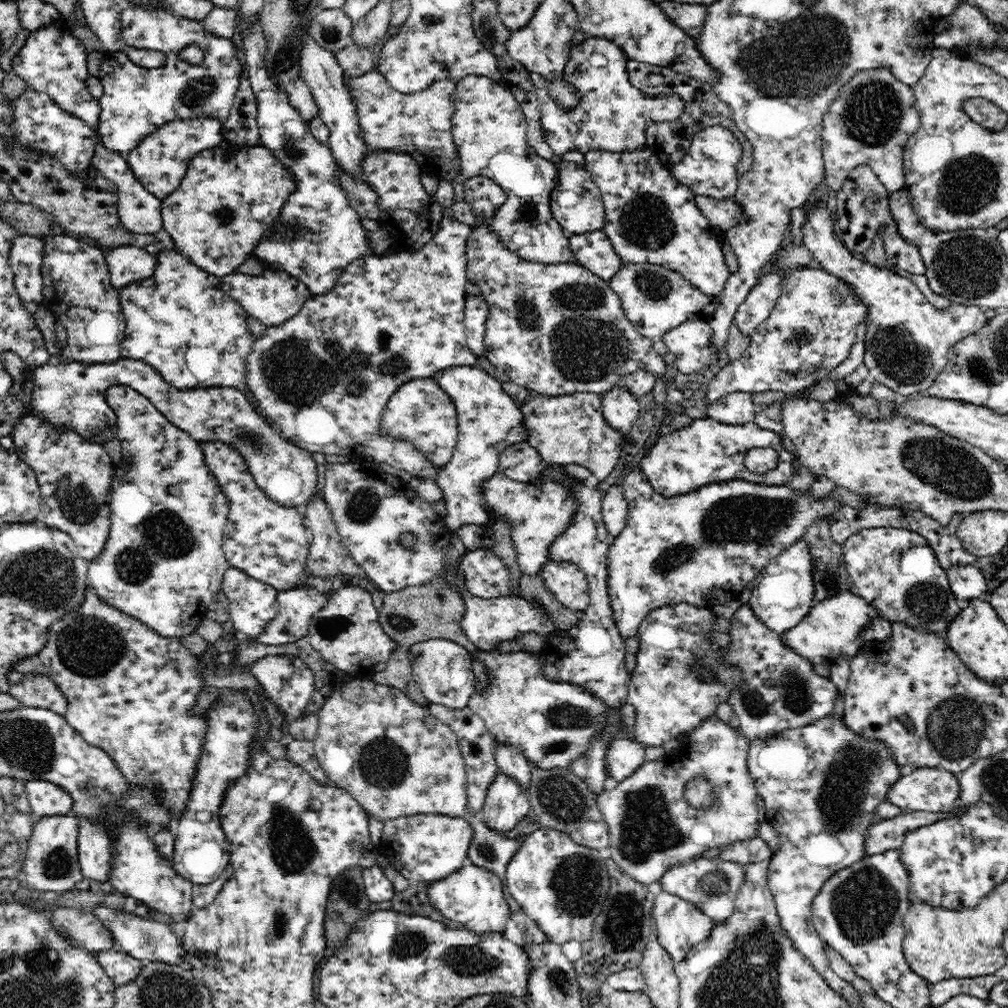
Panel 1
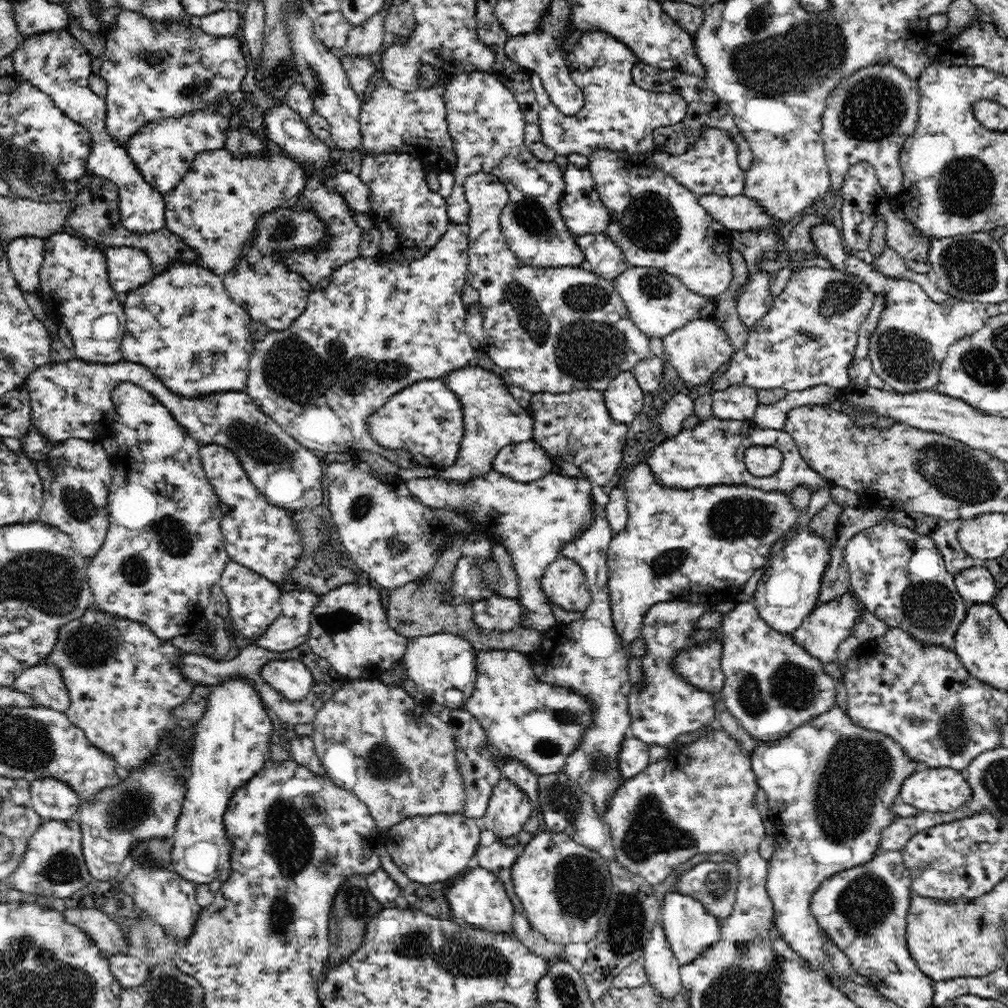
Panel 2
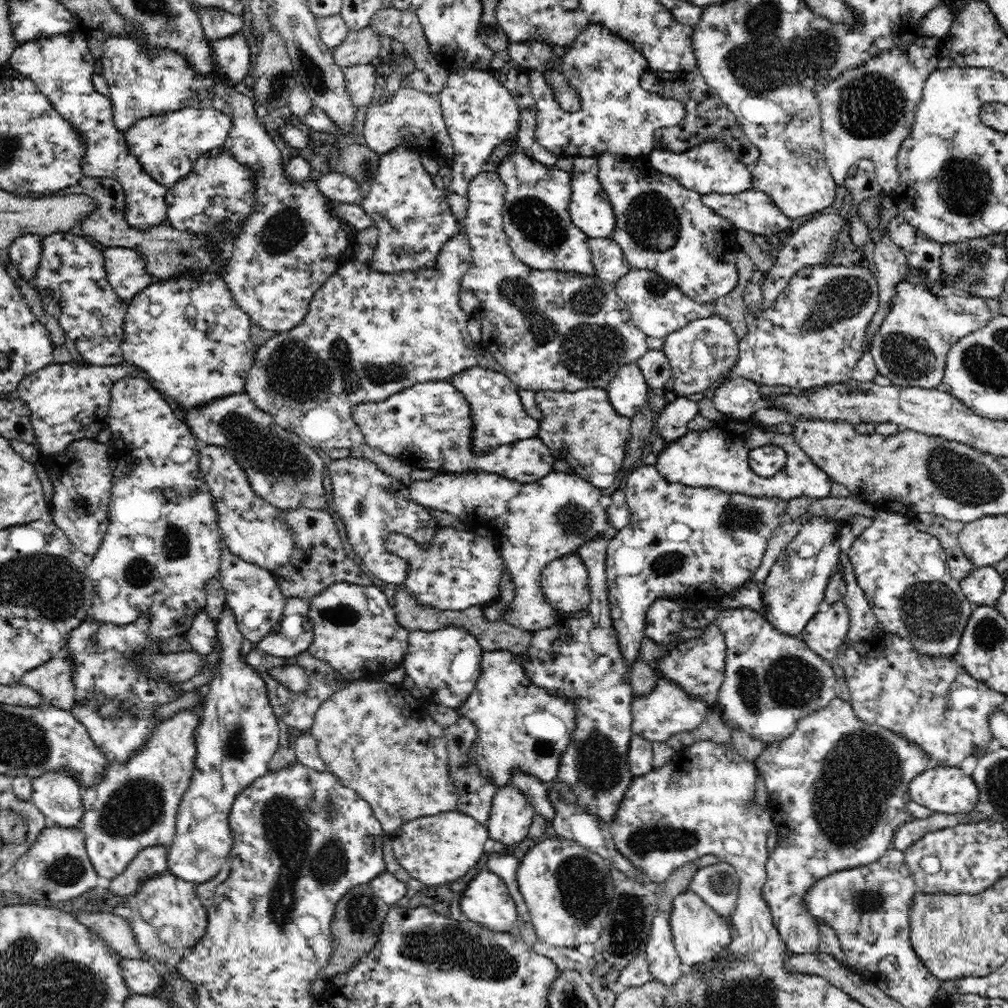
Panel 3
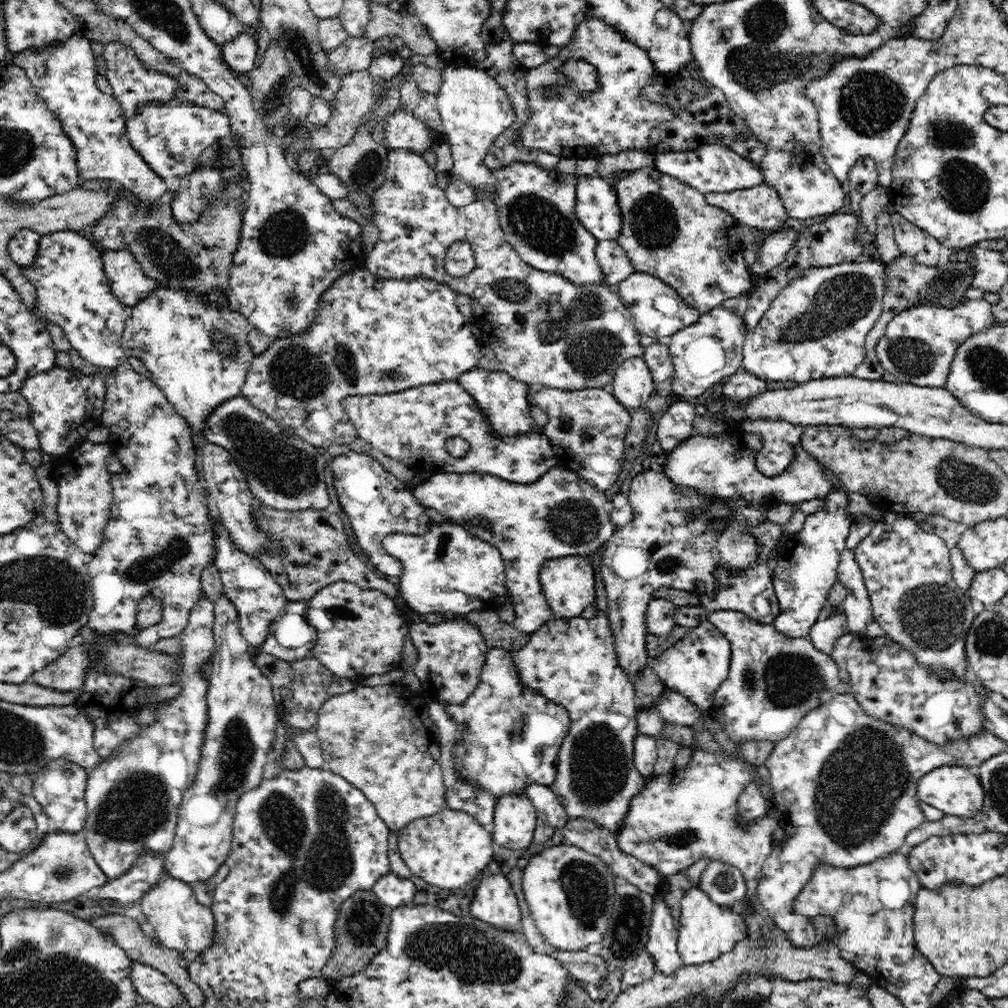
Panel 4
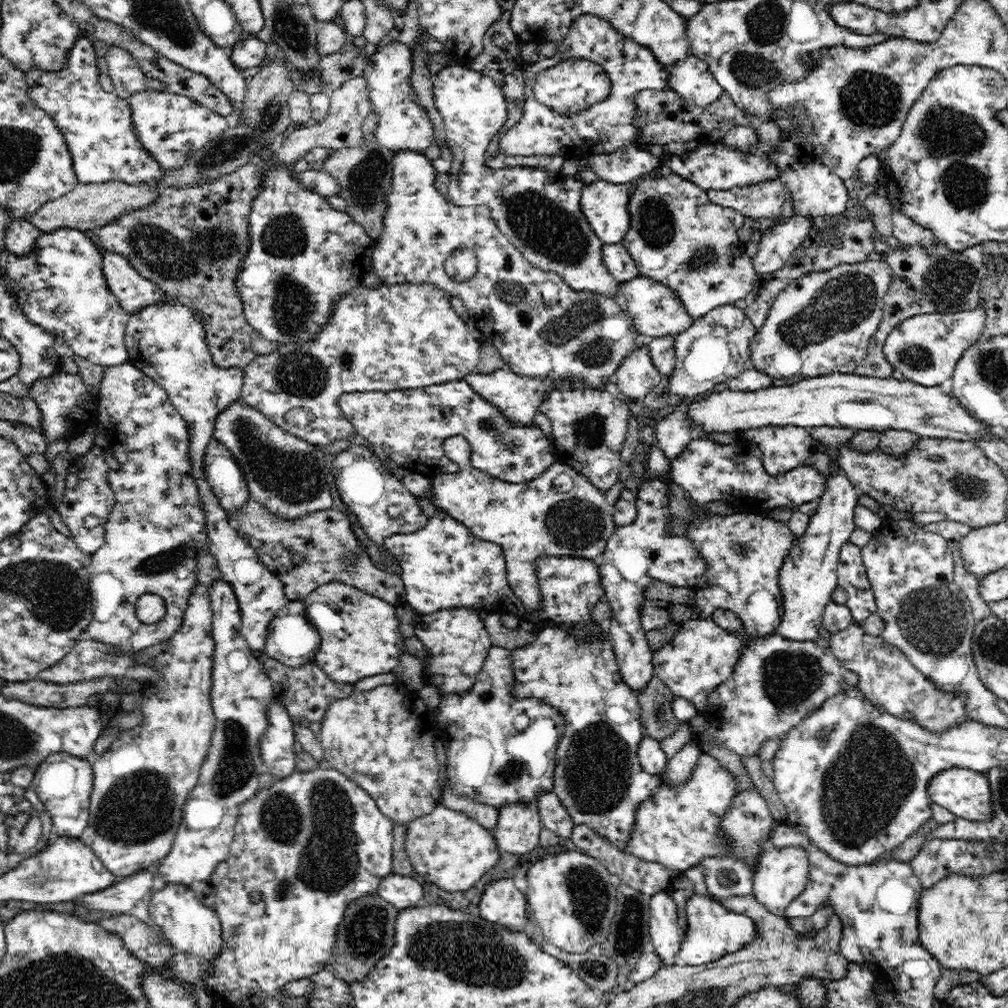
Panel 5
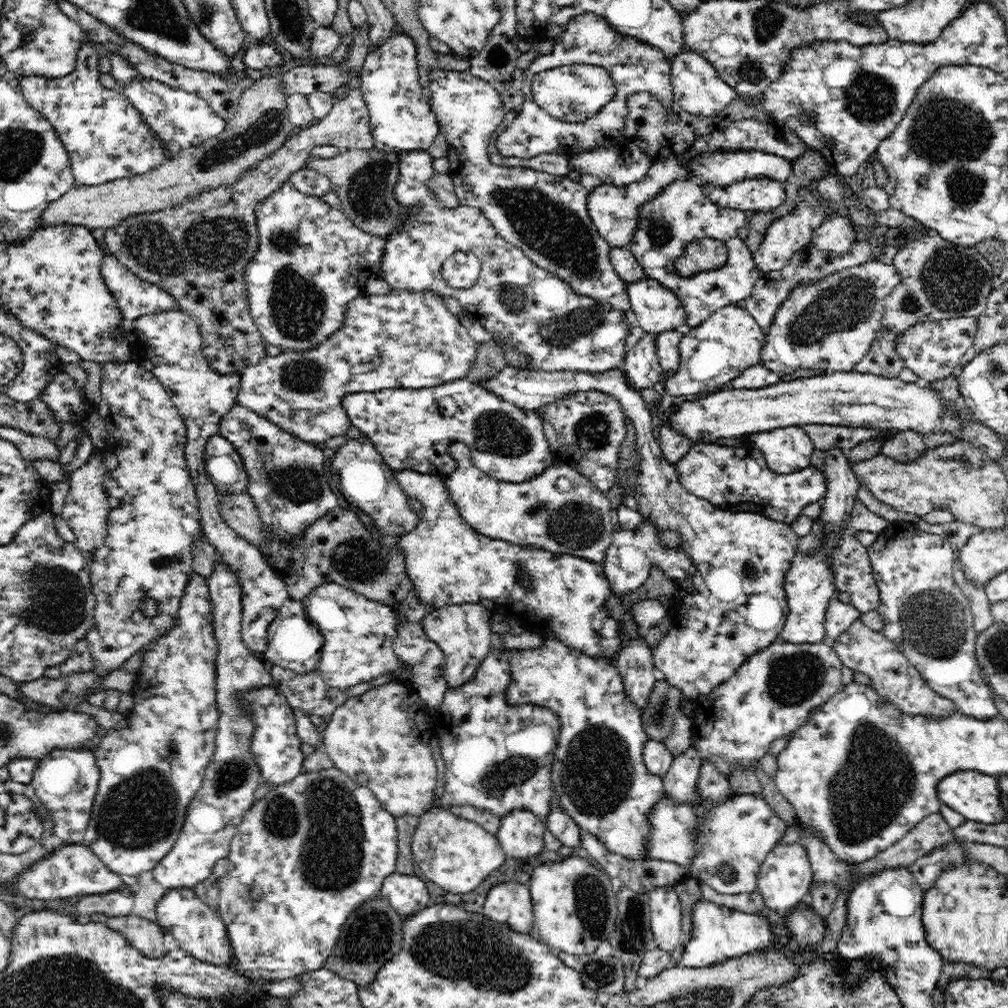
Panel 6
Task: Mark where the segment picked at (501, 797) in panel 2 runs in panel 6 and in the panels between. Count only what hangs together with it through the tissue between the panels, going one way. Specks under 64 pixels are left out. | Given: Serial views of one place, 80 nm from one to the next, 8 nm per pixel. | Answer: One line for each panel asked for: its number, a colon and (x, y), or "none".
3: (511, 814)
4: (515, 818)
5: (518, 828)
6: (520, 834)

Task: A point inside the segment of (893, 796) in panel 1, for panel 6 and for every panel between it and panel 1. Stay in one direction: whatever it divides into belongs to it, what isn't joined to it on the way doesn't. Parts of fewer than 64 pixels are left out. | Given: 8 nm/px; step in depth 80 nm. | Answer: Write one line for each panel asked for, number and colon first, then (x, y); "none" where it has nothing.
2: (934, 790)
3: (948, 790)
4: (955, 791)
5: (966, 793)
6: (975, 795)

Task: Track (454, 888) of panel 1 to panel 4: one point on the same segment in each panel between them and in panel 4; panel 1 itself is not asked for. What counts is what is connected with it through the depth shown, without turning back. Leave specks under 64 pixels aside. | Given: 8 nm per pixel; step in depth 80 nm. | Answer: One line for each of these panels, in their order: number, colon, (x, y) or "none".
2: (479, 897)
3: (486, 900)
4: (494, 902)

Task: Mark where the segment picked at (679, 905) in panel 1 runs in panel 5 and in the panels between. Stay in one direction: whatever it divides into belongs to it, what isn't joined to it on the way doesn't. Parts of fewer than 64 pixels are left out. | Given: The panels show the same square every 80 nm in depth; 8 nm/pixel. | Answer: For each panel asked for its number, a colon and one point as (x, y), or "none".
2: (690, 929)
3: (699, 932)
4: (706, 930)
5: (714, 931)

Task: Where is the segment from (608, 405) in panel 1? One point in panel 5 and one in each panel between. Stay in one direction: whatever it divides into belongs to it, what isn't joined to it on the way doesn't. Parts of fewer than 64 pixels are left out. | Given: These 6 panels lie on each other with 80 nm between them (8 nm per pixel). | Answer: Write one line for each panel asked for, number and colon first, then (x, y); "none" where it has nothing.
2: (623, 398)
3: (628, 391)
4: (632, 383)
5: (636, 376)

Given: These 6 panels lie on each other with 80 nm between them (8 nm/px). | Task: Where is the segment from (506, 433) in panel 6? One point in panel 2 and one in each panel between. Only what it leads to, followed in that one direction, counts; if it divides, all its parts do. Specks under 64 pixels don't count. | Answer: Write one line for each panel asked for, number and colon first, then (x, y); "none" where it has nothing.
2: (426, 419)
3: (430, 425)
4: (412, 426)
5: (411, 426)

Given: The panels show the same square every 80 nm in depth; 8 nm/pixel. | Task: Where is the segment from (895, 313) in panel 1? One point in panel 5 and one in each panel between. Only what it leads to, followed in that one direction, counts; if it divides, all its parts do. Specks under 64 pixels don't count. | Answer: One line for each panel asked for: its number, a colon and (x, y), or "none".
2: (913, 334)
3: (910, 348)
4: (918, 347)
5: (925, 349)

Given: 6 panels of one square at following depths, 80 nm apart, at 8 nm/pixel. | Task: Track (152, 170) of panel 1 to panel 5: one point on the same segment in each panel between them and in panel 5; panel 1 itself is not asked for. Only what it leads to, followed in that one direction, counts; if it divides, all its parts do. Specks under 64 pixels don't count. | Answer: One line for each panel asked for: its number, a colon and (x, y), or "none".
2: (163, 151)
3: (167, 144)
4: (170, 135)
5: (170, 125)

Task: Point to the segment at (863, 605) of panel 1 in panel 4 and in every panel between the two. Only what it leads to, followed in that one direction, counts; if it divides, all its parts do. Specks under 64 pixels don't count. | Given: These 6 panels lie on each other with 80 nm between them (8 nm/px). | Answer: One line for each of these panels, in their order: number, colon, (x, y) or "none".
2: (821, 633)
3: (826, 632)
4: (824, 633)

